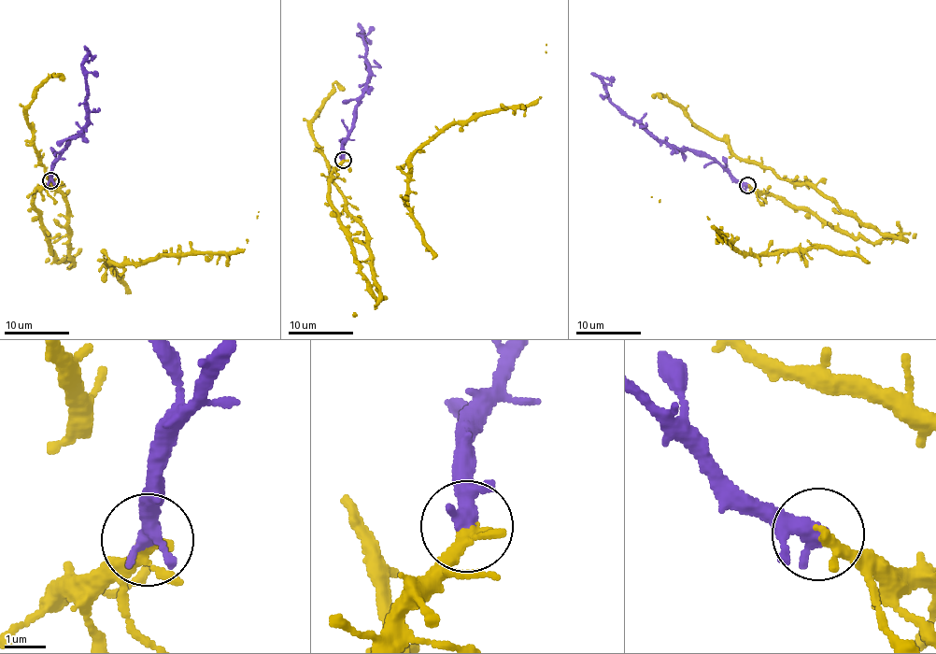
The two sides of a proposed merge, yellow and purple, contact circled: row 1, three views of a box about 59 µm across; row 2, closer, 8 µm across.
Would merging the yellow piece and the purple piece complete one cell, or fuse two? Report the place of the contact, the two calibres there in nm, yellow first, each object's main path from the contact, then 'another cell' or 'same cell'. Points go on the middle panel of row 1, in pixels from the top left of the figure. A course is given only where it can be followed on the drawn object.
place (343, 160); calibres 240 and 340 nm; course yellow (343, 160), (330, 200), (371, 284), (366, 227), (347, 211), (311, 133), (329, 94), (345, 90); course purple (343, 160), (342, 141), (352, 126), (357, 99), (369, 72), (365, 41), (359, 35), (361, 27), (358, 23); same cell

